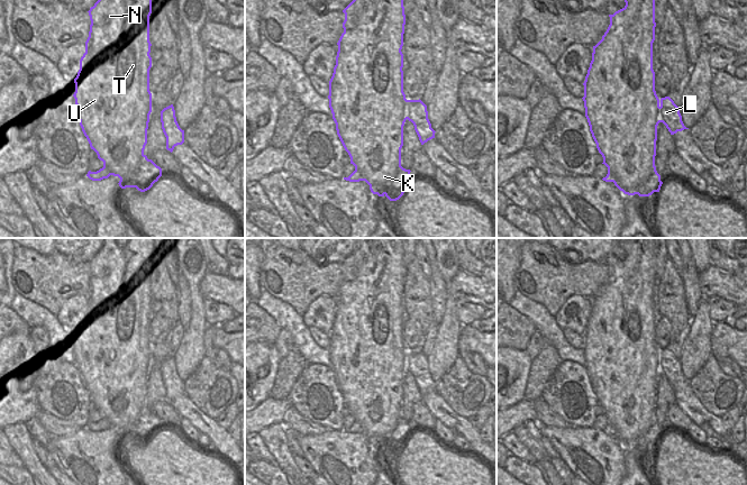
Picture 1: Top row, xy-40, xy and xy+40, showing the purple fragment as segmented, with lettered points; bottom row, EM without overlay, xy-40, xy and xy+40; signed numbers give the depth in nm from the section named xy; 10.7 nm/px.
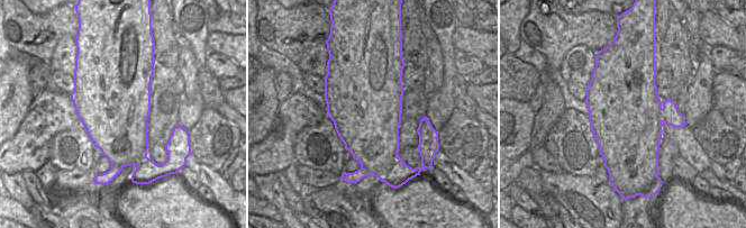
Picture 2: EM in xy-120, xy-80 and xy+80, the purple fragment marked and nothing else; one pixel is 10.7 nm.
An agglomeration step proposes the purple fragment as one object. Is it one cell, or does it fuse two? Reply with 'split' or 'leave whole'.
split

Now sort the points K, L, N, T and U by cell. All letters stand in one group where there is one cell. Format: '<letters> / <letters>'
K N T U / L

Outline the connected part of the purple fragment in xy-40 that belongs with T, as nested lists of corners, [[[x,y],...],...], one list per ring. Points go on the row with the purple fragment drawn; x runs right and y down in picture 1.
[[[98,0],[88,11],[91,20],[85,53],[74,79],[76,116],[91,149],[103,162],[97,172],[86,176],[101,181],[110,175],[120,179],[121,189],[149,190],[162,176],[156,173],[144,182],[134,179],[147,144],[147,129],[152,112],[149,70],[152,67],[149,16],[152,0]]]

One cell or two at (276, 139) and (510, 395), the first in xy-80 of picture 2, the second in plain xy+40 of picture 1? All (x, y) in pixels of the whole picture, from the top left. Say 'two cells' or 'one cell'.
two cells

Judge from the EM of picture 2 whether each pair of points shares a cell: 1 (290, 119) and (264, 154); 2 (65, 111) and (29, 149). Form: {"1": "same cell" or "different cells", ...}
{"1": "same cell", "2": "same cell"}

